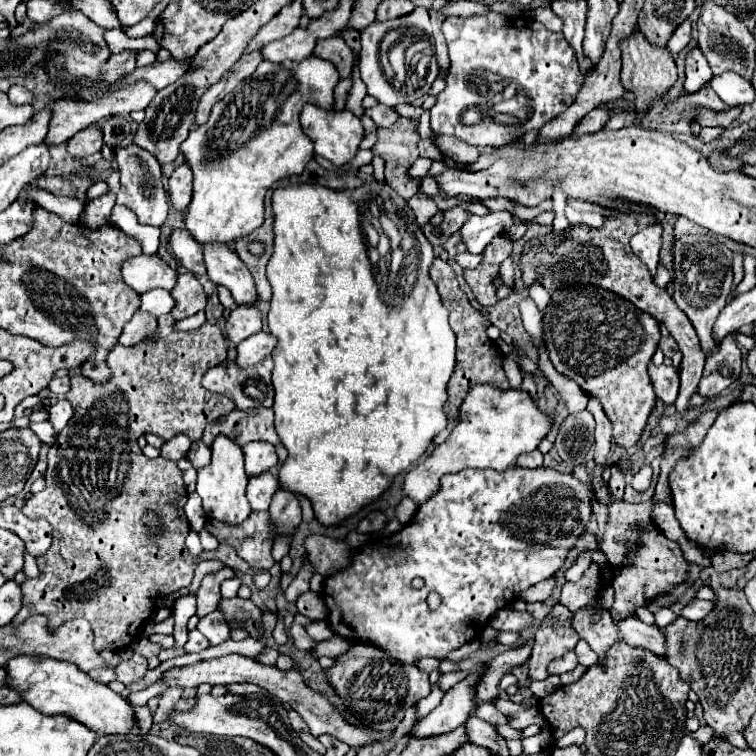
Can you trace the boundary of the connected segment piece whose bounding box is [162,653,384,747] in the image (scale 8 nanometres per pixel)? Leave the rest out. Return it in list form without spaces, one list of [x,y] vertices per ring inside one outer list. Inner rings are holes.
[[[224,655],[224,657],[218,657],[218,659],[210,659],[210,661],[202,661],[202,663],[196,663],[196,665],[188,665],[188,667],[178,667],[178,669],[170,669],[162,675],[162,679],[168,683],[168,687],[172,685],[182,685],[186,689],[192,689],[192,687],[198,687],[202,683],[208,683],[208,685],[232,685],[232,683],[254,683],[254,685],[260,685],[264,687],[266,691],[270,691],[274,697],[278,697],[282,703],[288,703],[292,709],[296,709],[296,713],[300,713],[300,717],[308,723],[308,729],[314,737],[320,737],[324,733],[330,733],[334,735],[336,739],[340,739],[342,743],[350,745],[350,747],[364,747],[364,745],[370,745],[370,743],[376,743],[376,741],[384,741],[384,739],[374,739],[370,737],[366,731],[362,731],[360,727],[356,725],[350,725],[342,715],[340,711],[336,711],[328,699],[324,699],[320,693],[312,691],[306,683],[304,683],[304,677],[300,673],[300,667],[298,663],[294,663],[292,669],[288,671],[280,671],[278,667],[268,667],[268,665],[262,665],[258,661],[254,661],[252,657],[242,657],[242,655]]]

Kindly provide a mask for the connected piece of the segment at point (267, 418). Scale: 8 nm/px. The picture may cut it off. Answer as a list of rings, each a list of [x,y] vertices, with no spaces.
[[[254,407],[248,411],[240,411],[234,409],[228,417],[220,417],[214,423],[210,423],[204,429],[204,437],[202,443],[204,445],[212,445],[212,441],[218,435],[226,435],[228,439],[232,439],[236,445],[244,447],[250,441],[270,441],[272,445],[278,443],[278,435],[274,431],[274,413],[272,409],[266,407]]]

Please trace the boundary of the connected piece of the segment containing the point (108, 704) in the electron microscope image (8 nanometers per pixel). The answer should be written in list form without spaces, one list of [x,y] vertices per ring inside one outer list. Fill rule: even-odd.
[[[18,655],[12,657],[2,665],[6,671],[8,687],[18,691],[22,701],[38,709],[46,715],[68,715],[94,729],[98,735],[110,733],[130,733],[136,731],[134,711],[126,699],[114,693],[108,685],[98,683],[88,677],[86,671],[78,669],[70,661],[52,659],[52,657],[32,657],[32,655]]]

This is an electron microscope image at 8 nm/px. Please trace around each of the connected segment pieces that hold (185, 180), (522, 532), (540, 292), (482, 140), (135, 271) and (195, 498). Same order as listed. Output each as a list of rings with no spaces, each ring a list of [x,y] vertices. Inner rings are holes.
[[[182,163],[172,171],[168,179],[168,191],[170,191],[172,207],[176,211],[184,211],[192,199],[192,171],[188,163]]]
[[[512,467],[506,469],[504,473],[496,473],[494,469],[462,469],[458,473],[450,473],[444,475],[440,481],[440,489],[434,497],[430,497],[412,517],[412,521],[394,535],[394,543],[390,547],[380,547],[380,543],[370,543],[362,549],[358,549],[350,561],[350,565],[340,571],[330,575],[324,581],[324,603],[328,607],[328,623],[332,627],[334,633],[352,639],[352,641],[364,641],[364,643],[374,643],[380,649],[388,651],[392,657],[404,661],[404,663],[414,663],[414,659],[418,657],[436,657],[436,659],[444,659],[452,649],[458,649],[460,645],[468,643],[470,639],[476,639],[482,629],[486,627],[488,619],[502,607],[506,607],[508,603],[512,603],[516,599],[516,593],[544,581],[550,579],[562,565],[564,559],[568,555],[568,551],[574,547],[576,539],[586,531],[586,525],[590,521],[590,511],[592,511],[592,503],[590,503],[590,493],[592,493],[592,485],[584,485],[580,483],[574,475],[564,475],[558,473],[554,469],[520,469],[520,467]],[[414,577],[422,577],[424,579],[424,587],[422,589],[412,589],[412,579]],[[430,591],[438,591],[442,595],[442,605],[438,609],[430,609],[426,603],[426,597]]]
[[[532,283],[532,287],[528,289],[528,293],[530,293],[530,297],[536,301],[536,305],[538,305],[538,309],[540,311],[544,311],[546,309],[546,305],[548,305],[548,301],[550,301],[550,295],[548,295],[548,291],[546,291],[546,287],[542,285],[542,283]]]
[[[498,13],[446,17],[442,33],[452,67],[446,79],[446,89],[436,97],[436,105],[430,109],[430,127],[434,133],[454,135],[468,145],[500,147],[508,141],[516,141],[516,137],[522,137],[530,129],[540,129],[574,103],[576,93],[584,83],[576,65],[576,55],[572,53],[572,47],[564,43],[564,35],[548,31],[532,17],[504,17]],[[502,83],[514,83],[522,89],[524,97],[532,101],[530,115],[512,125],[498,123],[490,117],[484,117],[476,125],[464,125],[462,115],[466,109],[488,107],[486,95],[482,97],[482,93],[478,93],[482,91],[482,85]]]
[[[142,253],[140,257],[134,257],[132,261],[124,263],[122,277],[126,285],[130,285],[136,293],[142,295],[156,287],[170,291],[176,285],[178,273],[168,263],[160,261],[160,257]]]
[[[195,492],[188,494],[184,512],[190,524],[196,532],[199,532],[205,525],[207,515],[202,509],[202,500]]]

